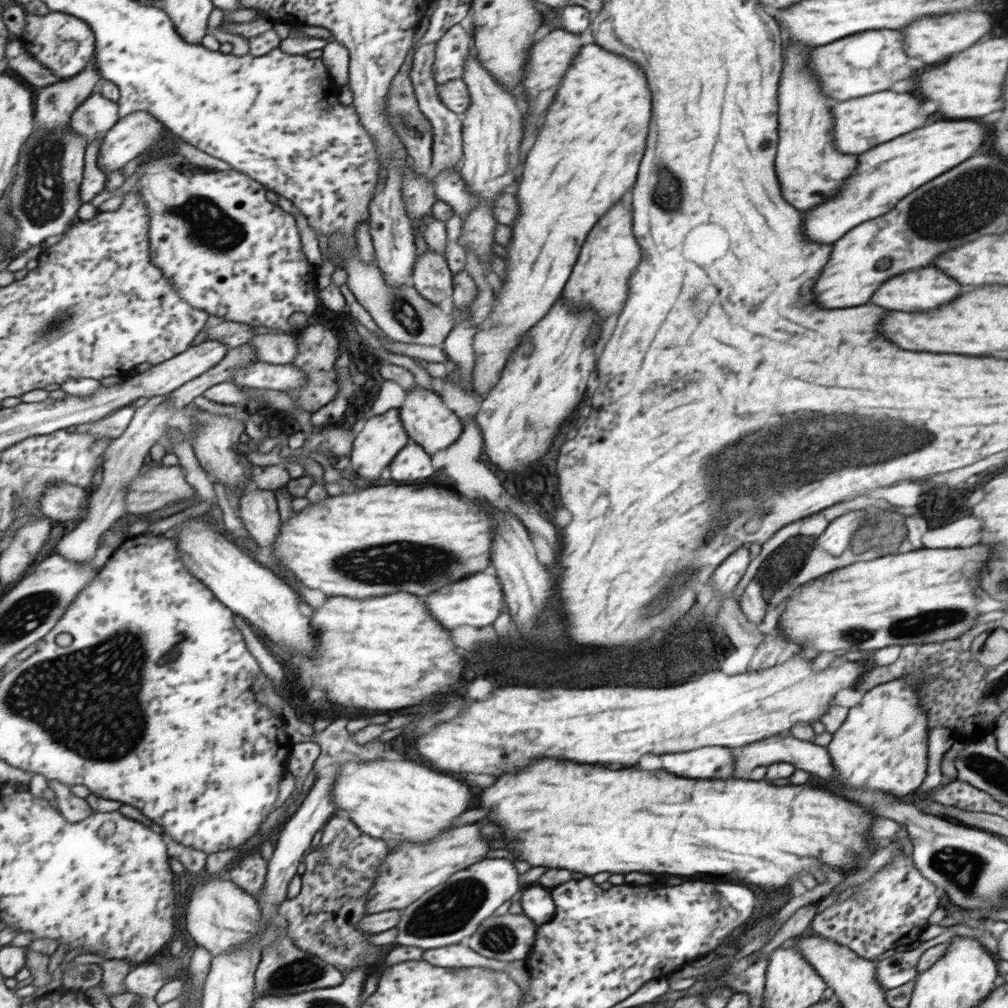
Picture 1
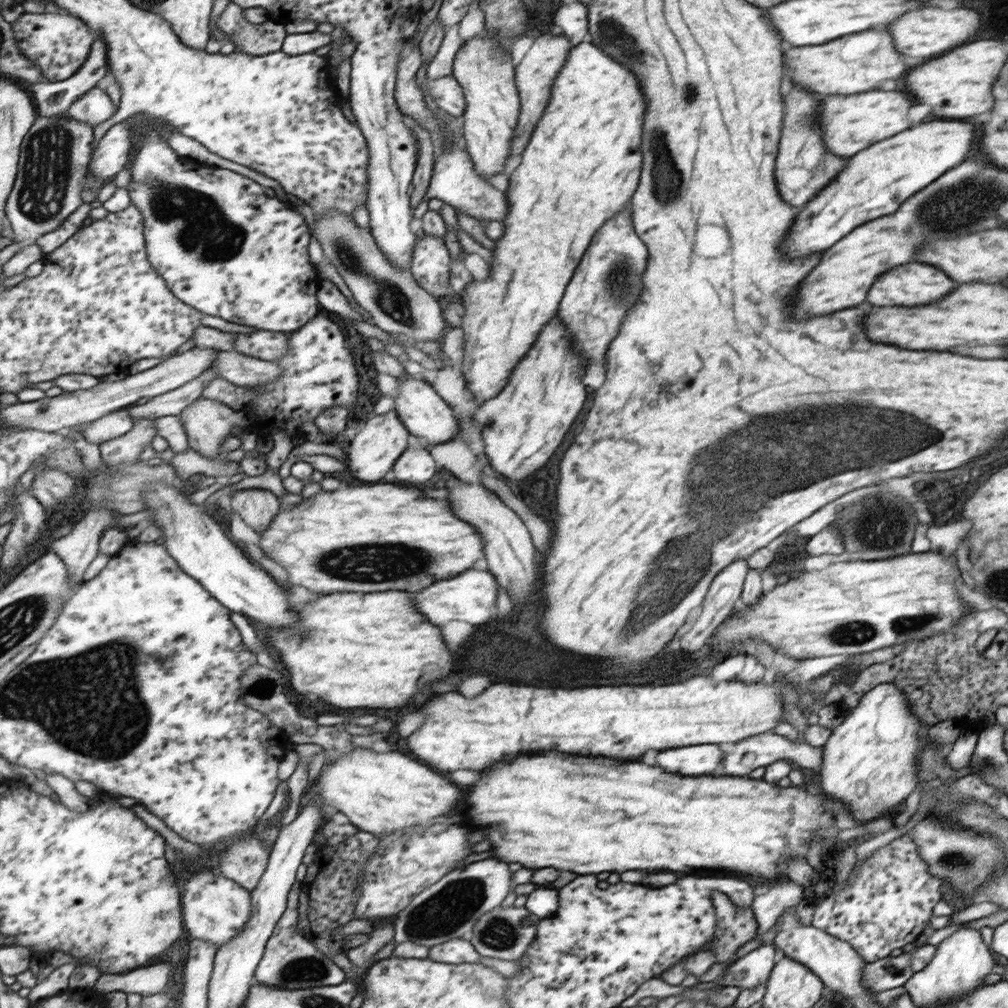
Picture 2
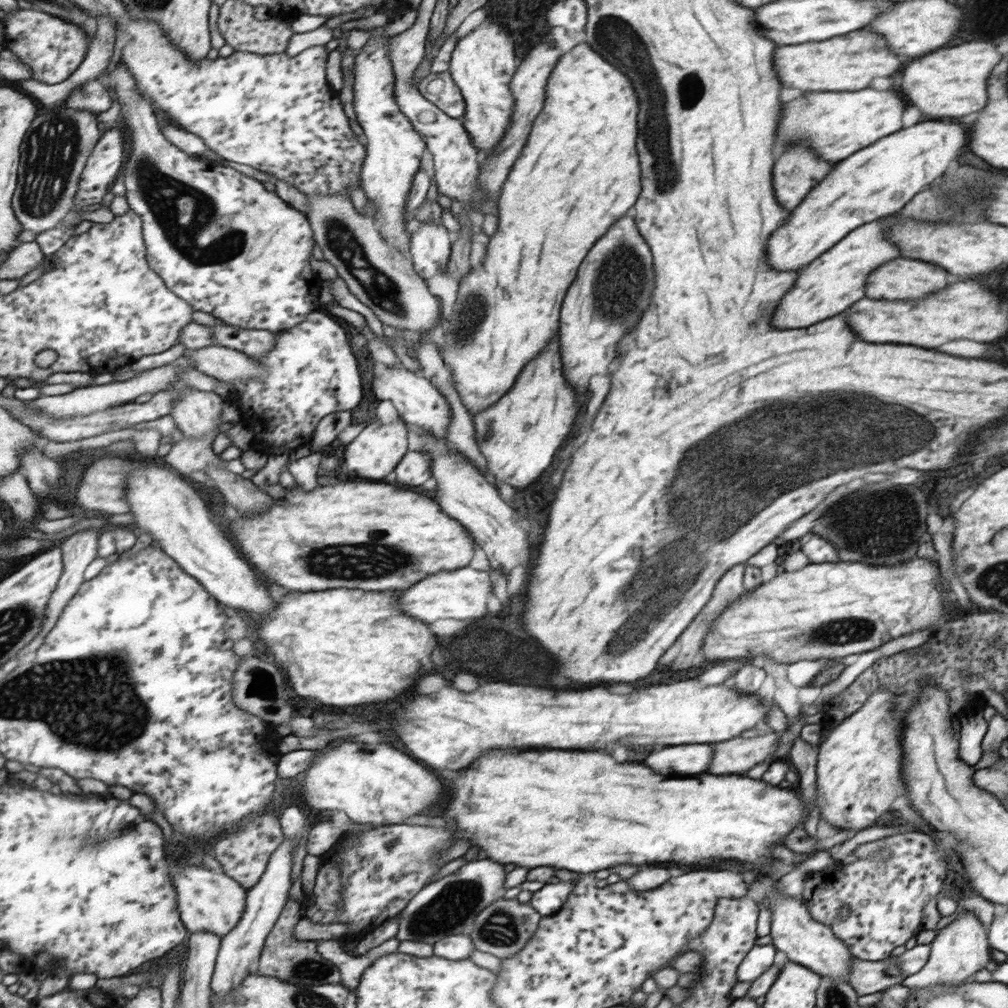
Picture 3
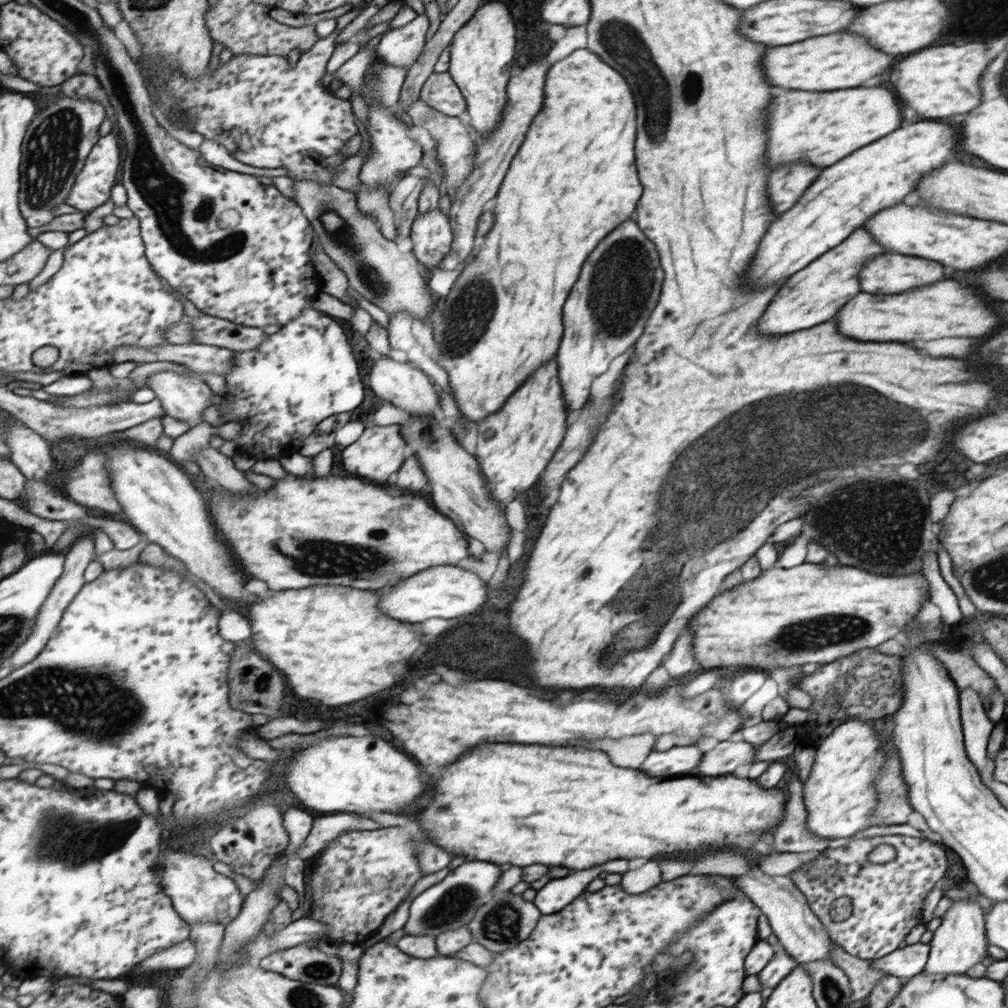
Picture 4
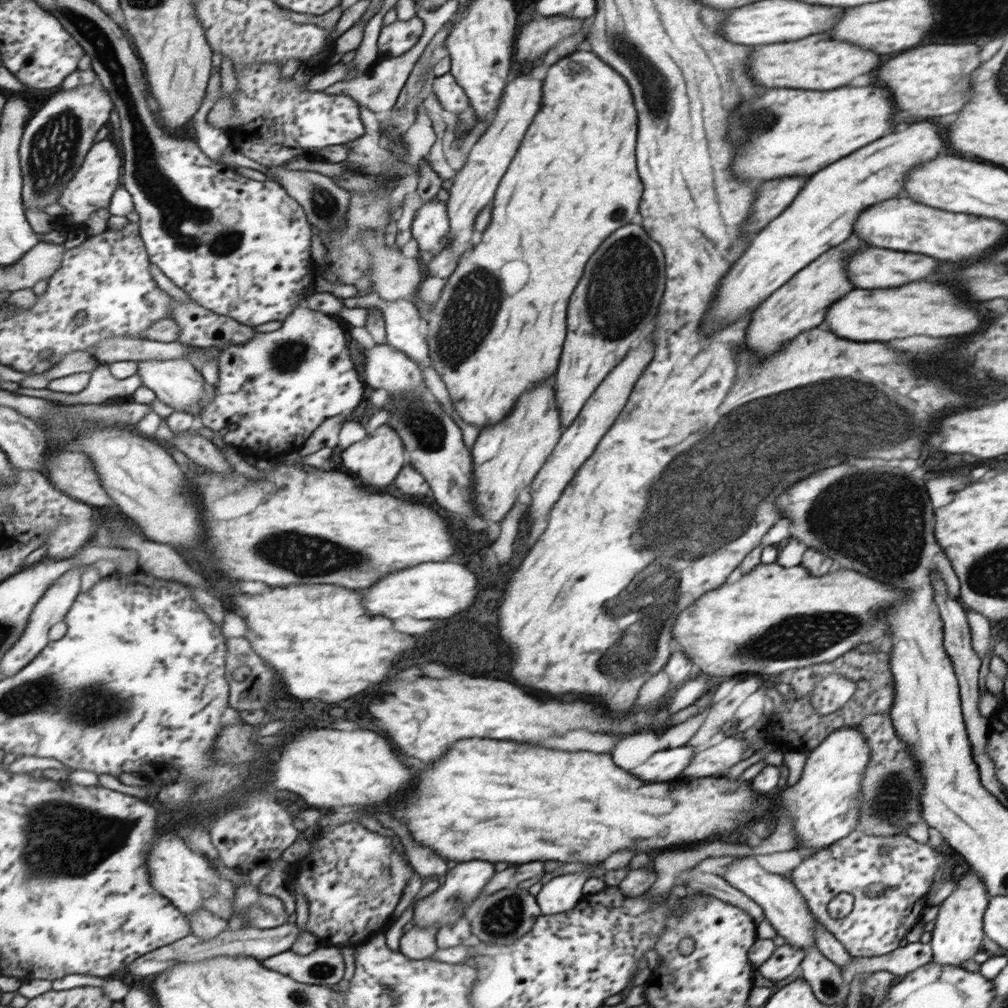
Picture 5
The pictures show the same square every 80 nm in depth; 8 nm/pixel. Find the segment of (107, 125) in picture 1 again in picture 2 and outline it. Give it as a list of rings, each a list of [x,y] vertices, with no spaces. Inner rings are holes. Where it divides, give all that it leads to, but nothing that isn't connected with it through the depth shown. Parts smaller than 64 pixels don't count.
[[[95,87],[79,98],[68,110],[67,115],[75,120],[88,122],[95,128],[97,124],[106,123],[111,119],[118,107],[111,102],[105,90]]]

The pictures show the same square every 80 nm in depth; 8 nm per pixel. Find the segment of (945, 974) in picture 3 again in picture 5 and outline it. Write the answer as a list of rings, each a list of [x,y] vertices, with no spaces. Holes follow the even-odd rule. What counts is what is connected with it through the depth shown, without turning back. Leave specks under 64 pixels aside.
[[[974,875],[974,881],[957,882],[953,892],[942,900],[939,904],[935,923],[930,931],[930,940],[928,941],[932,957],[930,962],[933,964],[943,964],[943,966],[959,967],[961,962],[971,960],[975,952],[981,948],[981,916],[984,916],[983,910],[988,906],[989,896],[987,887],[984,886],[983,879]]]

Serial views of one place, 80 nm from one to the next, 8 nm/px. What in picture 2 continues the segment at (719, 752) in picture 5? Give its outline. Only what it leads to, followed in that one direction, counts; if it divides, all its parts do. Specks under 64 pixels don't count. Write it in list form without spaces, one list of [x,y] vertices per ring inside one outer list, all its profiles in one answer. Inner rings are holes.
[[[773,732],[756,734],[756,736],[751,736],[749,740],[737,742],[737,746],[729,744],[725,748],[725,774],[727,776],[747,776],[751,770],[755,770],[759,766],[765,767],[776,760],[789,760],[801,768],[819,771],[822,761],[822,747],[811,746],[800,739],[789,740]]]

